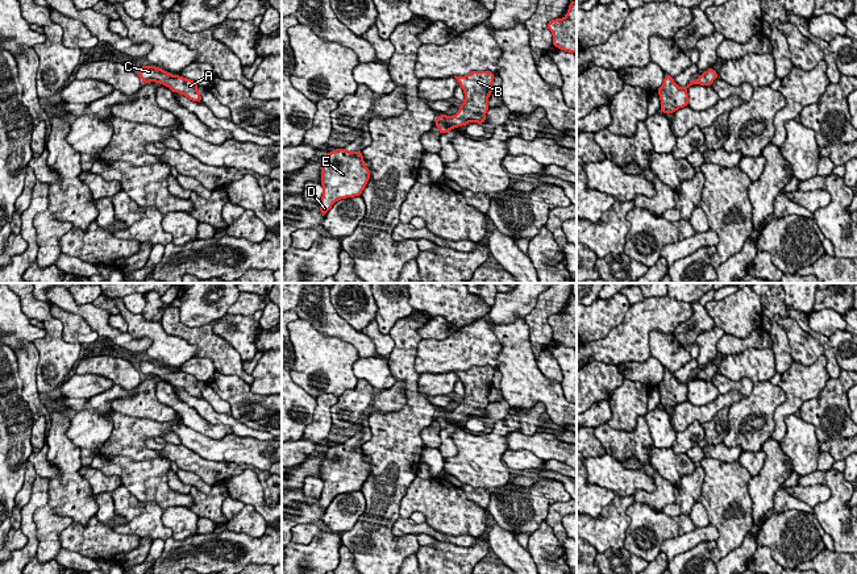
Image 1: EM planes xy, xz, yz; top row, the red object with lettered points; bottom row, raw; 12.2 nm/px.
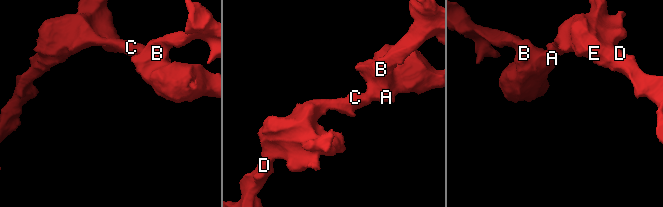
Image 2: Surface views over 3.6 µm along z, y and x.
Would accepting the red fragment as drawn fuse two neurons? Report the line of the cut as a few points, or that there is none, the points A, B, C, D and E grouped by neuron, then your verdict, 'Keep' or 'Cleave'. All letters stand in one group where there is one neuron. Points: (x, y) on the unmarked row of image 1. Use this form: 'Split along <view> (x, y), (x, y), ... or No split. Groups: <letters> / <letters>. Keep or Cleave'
No split. Groups: A B C D E. Keep

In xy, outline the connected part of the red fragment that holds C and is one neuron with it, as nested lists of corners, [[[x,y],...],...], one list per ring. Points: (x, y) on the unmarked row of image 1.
[[[142,361],[137,365],[143,378],[157,377],[167,380],[172,387],[180,387],[192,396],[201,396],[197,379],[194,375],[158,363],[155,361]]]

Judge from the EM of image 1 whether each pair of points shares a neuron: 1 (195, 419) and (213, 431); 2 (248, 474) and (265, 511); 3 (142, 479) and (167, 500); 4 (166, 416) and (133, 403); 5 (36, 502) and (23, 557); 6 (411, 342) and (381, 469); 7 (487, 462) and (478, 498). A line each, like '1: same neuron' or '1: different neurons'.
1: same neuron
2: same neuron
3: same neuron
4: same neuron
5: same neuron
6: same neuron
7: different neurons

